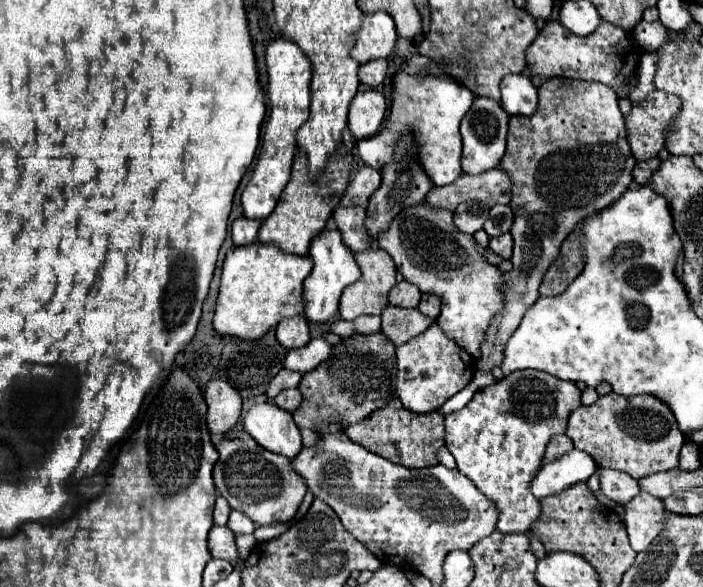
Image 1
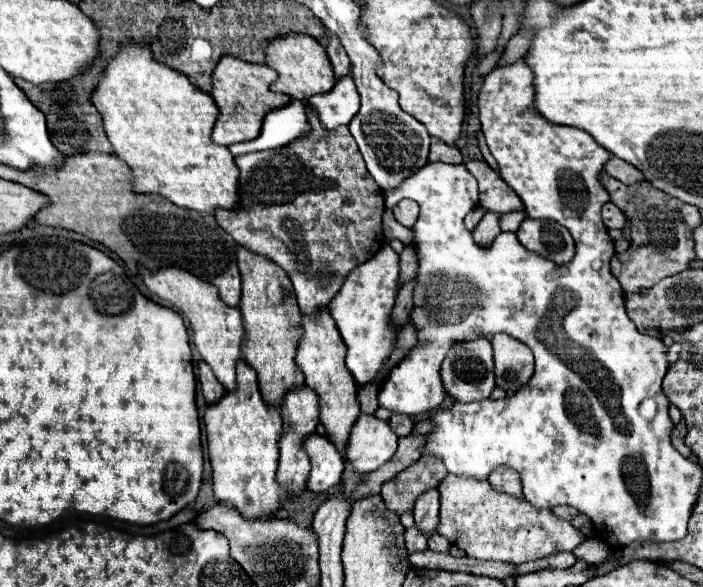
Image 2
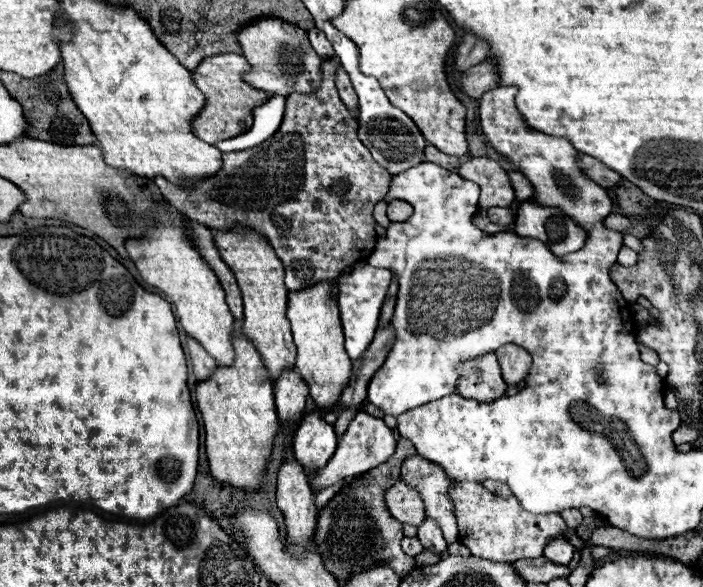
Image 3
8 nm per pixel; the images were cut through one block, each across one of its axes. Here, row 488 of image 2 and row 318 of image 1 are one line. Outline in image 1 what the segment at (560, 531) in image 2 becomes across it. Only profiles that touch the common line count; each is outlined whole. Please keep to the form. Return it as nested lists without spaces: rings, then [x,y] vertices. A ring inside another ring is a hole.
[[[424,202],[402,210],[392,220],[388,232],[378,238],[378,246],[392,256],[404,280],[416,284],[420,292],[440,296],[442,312],[438,316],[438,326],[460,348],[480,358],[484,334],[492,318],[500,314],[504,306],[504,274],[486,260],[486,248],[482,248],[474,236],[462,234],[454,226],[452,212],[430,208]]]

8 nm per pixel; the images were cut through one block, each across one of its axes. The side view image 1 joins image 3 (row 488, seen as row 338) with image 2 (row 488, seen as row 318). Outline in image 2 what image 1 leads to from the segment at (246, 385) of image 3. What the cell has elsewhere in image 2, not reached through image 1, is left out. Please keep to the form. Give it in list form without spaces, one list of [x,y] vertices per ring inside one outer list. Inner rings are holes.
[[[244,358],[236,364],[236,390],[224,392],[220,400],[206,406],[204,424],[216,498],[240,510],[248,520],[270,520],[268,516],[288,502],[288,492],[276,482],[282,418],[276,406],[262,400],[256,372]]]

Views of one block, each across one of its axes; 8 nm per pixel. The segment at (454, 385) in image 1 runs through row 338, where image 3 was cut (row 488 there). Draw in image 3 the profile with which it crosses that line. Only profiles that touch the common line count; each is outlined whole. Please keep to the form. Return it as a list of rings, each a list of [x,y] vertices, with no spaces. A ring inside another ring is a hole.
[[[414,454],[404,458],[400,468],[400,478],[420,494],[424,502],[426,518],[434,520],[442,528],[446,542],[448,544],[456,542],[458,526],[454,518],[452,500],[448,498],[448,490],[454,480],[448,478],[444,468],[420,454]]]

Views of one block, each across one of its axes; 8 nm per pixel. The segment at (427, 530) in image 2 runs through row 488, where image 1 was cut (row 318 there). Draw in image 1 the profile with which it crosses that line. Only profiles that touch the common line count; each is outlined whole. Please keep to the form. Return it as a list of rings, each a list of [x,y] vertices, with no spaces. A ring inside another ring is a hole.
[[[424,294],[424,296],[422,296],[422,300],[420,300],[418,310],[420,310],[424,316],[428,316],[428,318],[436,320],[436,318],[438,318],[438,314],[440,314],[440,298],[438,298],[438,296],[434,296],[434,294]]]

